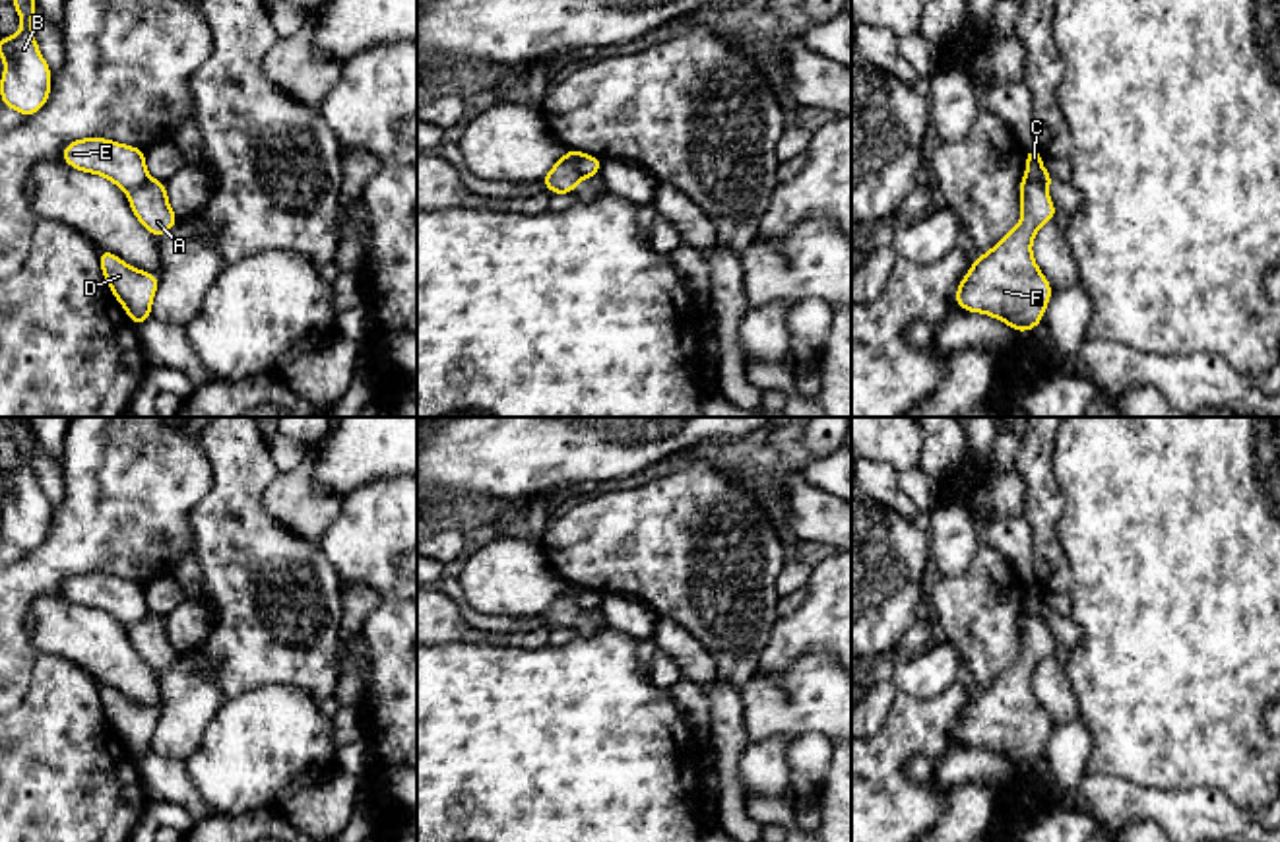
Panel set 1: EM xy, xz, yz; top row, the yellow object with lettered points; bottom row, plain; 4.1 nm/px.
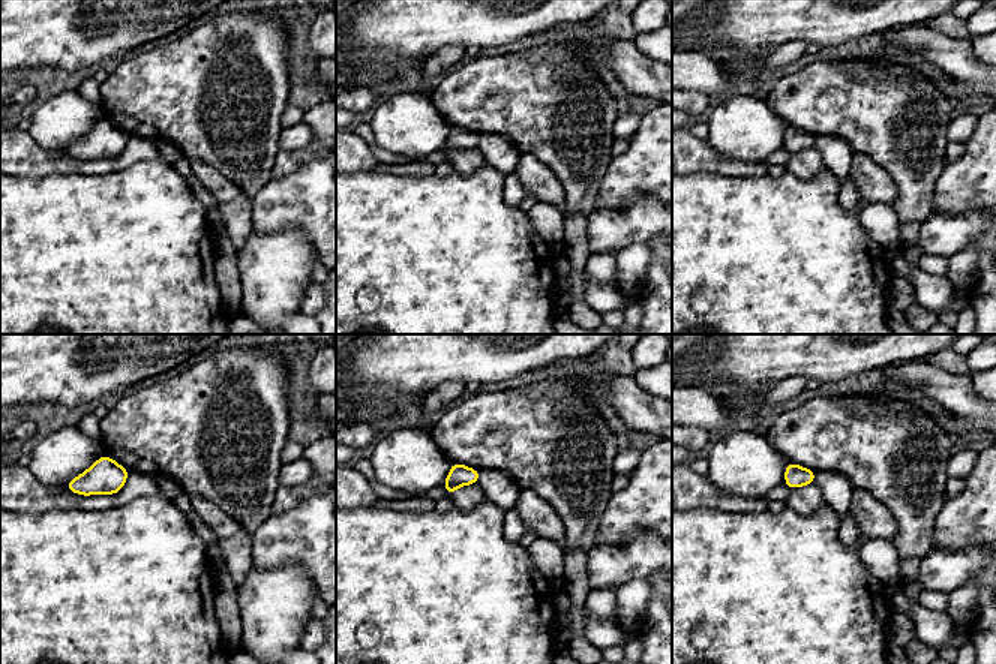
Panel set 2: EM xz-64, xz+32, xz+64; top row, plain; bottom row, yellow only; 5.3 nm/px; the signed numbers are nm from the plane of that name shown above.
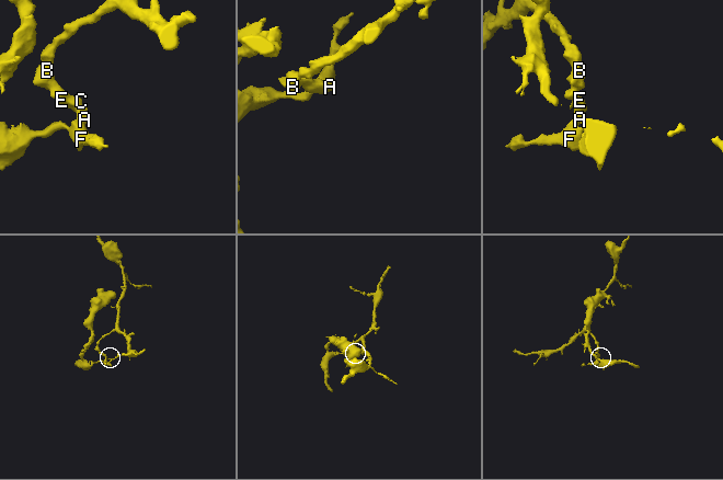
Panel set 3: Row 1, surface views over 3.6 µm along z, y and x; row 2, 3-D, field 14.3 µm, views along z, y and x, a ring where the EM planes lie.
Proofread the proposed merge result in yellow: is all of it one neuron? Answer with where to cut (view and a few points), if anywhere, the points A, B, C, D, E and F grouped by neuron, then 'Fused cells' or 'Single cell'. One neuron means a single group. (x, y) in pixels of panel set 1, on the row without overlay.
Split along xz (565, 590), (582, 612). Groups: A D F / B C E. Fused cells

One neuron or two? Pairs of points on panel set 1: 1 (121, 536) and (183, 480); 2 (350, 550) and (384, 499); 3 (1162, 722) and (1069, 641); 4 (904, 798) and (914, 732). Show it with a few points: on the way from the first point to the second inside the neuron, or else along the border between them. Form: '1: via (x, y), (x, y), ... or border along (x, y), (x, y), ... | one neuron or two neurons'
1: via (136, 520), (167, 489) | one neuron
2: via (361, 538), (384, 511) | one neuron
3: border along (1071, 615), (1079, 631), (1079, 645), (1073, 652) | two neurons
4: via (893, 782), (893, 753), (898, 747) | one neuron

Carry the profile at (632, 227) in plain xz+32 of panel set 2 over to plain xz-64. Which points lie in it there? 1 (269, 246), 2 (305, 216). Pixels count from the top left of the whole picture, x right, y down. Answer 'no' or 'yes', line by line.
1: no
2: yes

